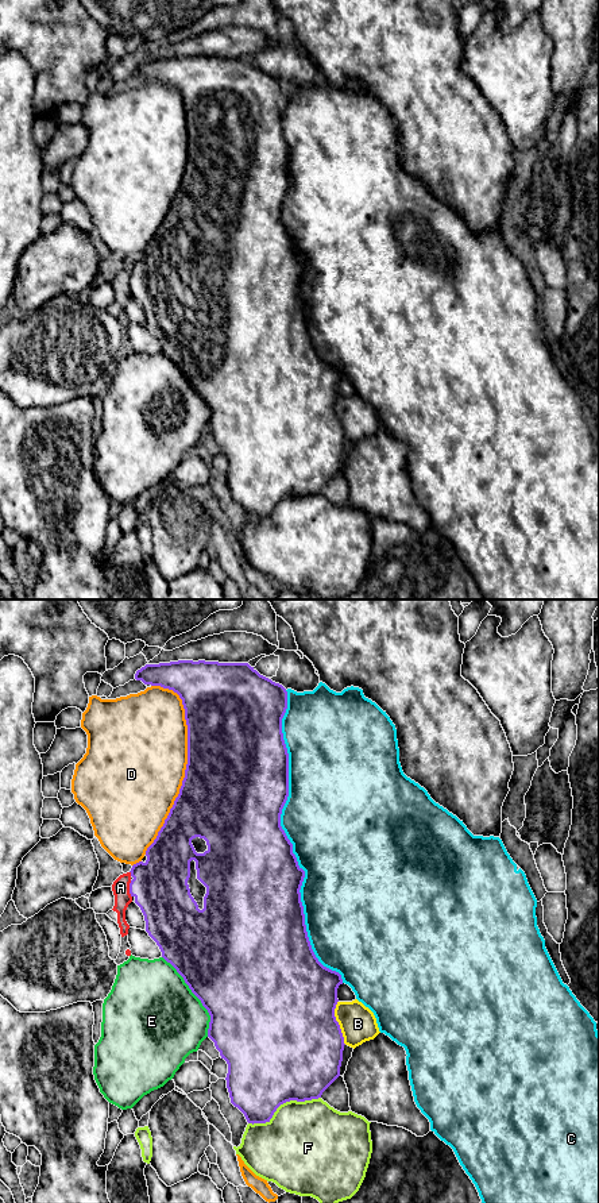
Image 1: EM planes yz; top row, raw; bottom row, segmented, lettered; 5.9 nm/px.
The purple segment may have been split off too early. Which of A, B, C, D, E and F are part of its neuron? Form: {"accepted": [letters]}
{"accepted": []}

